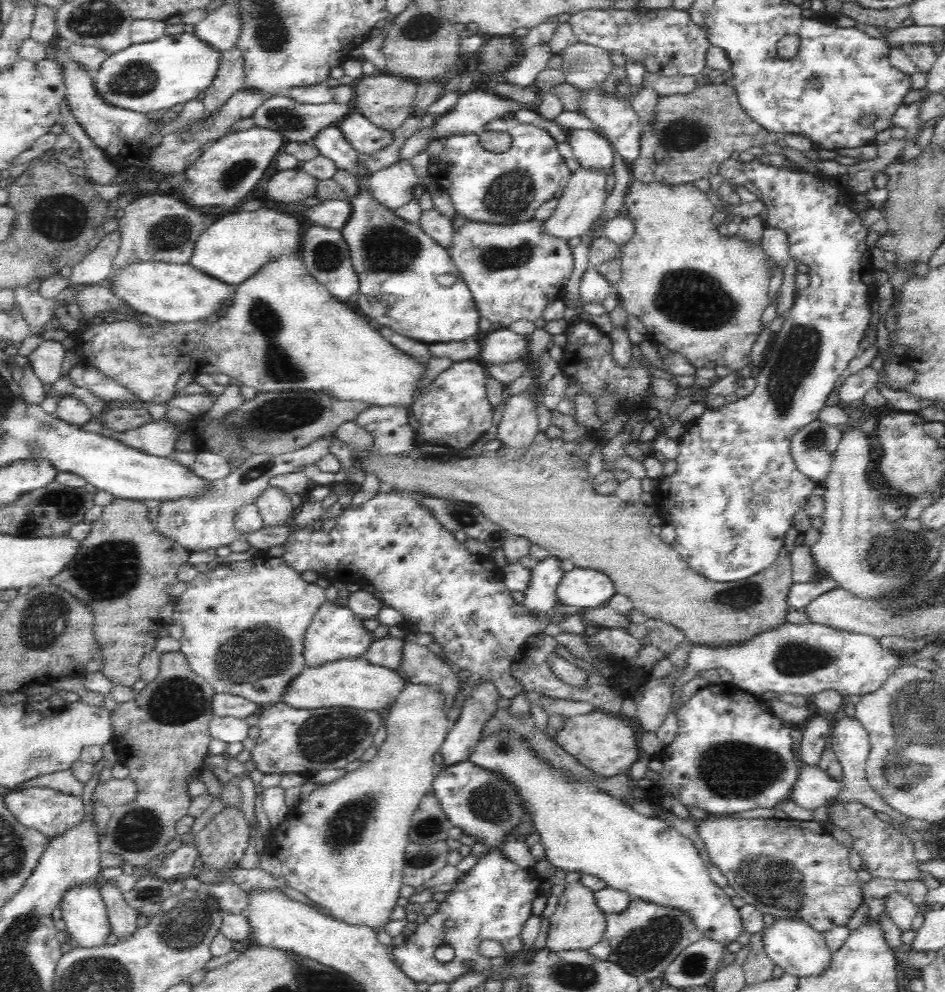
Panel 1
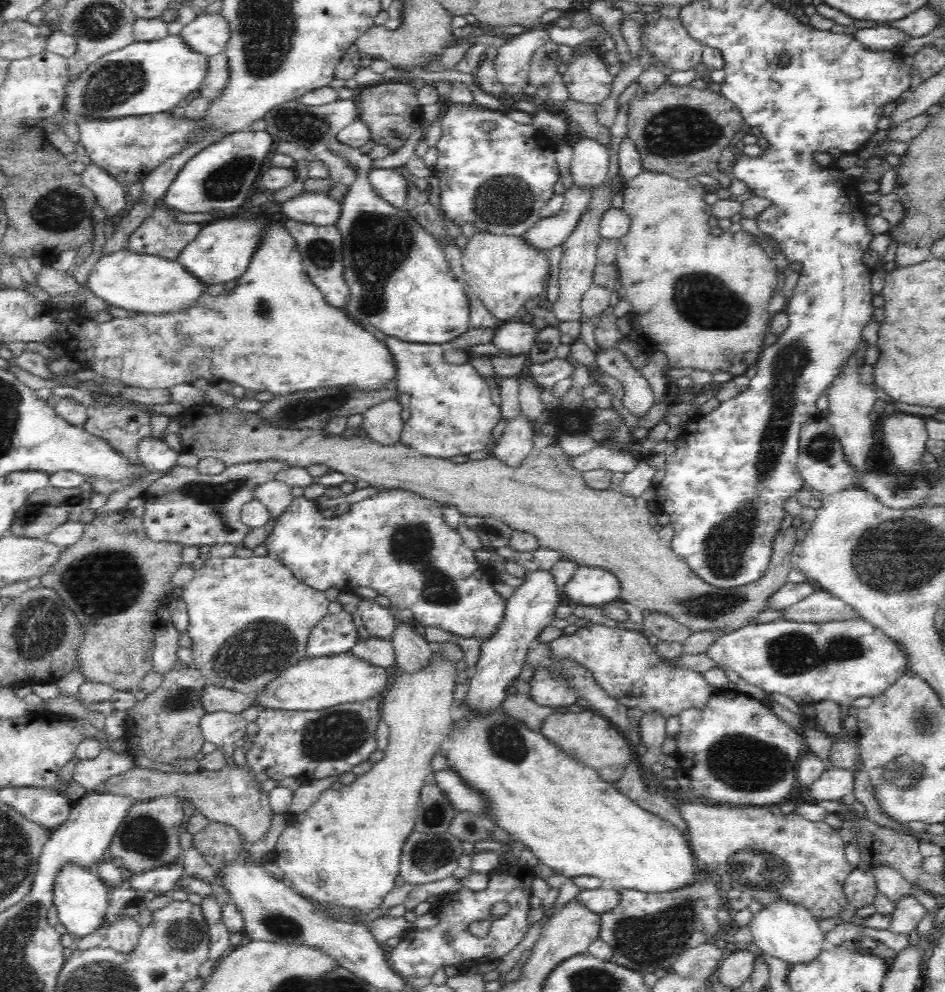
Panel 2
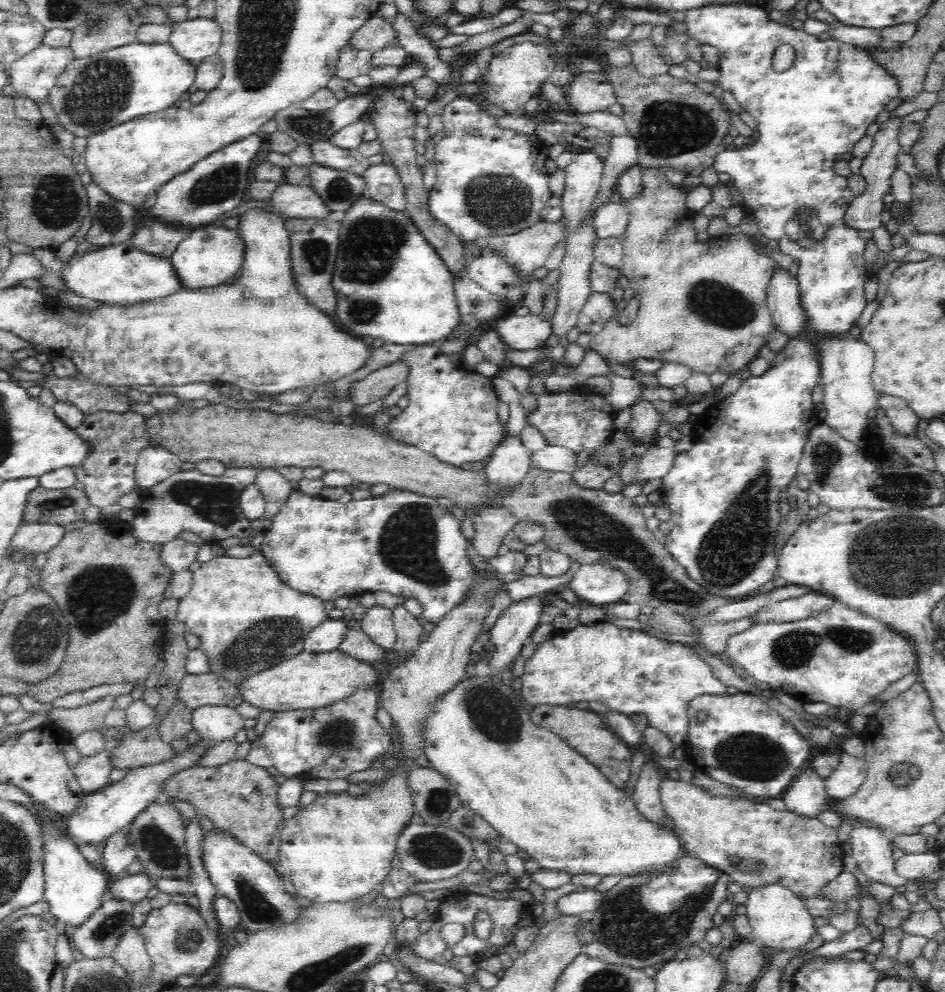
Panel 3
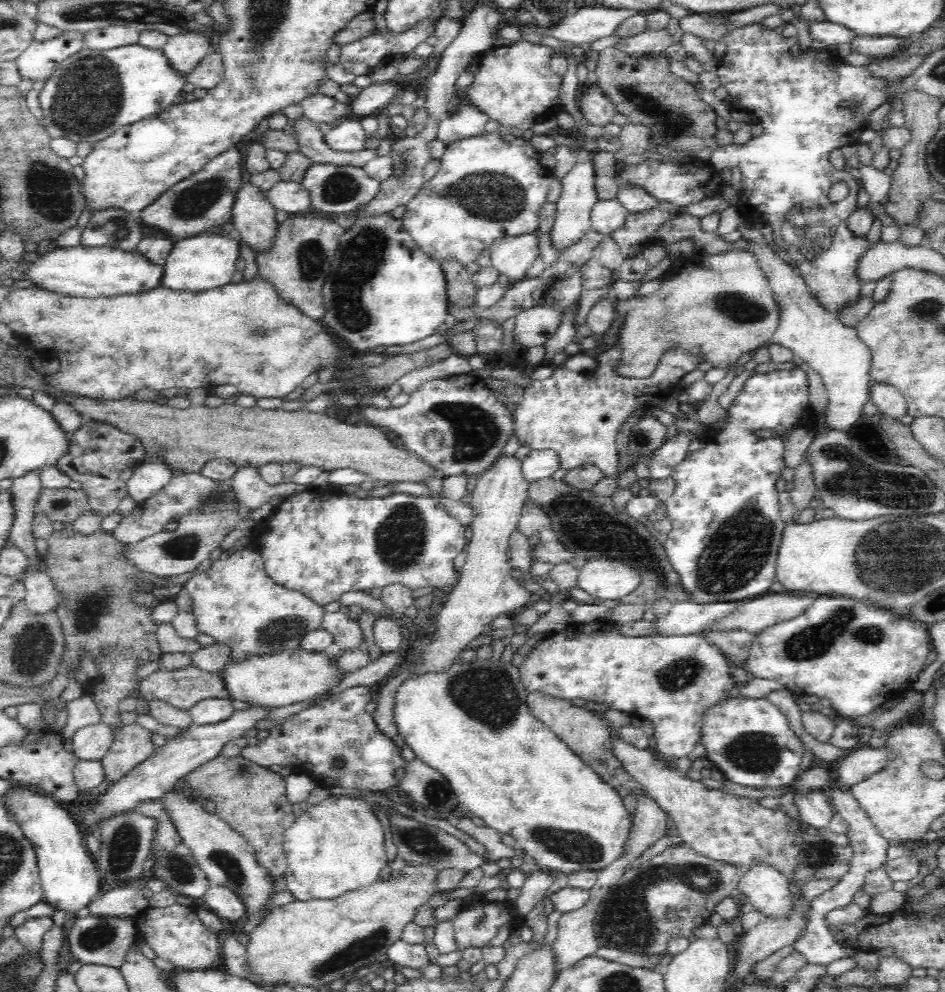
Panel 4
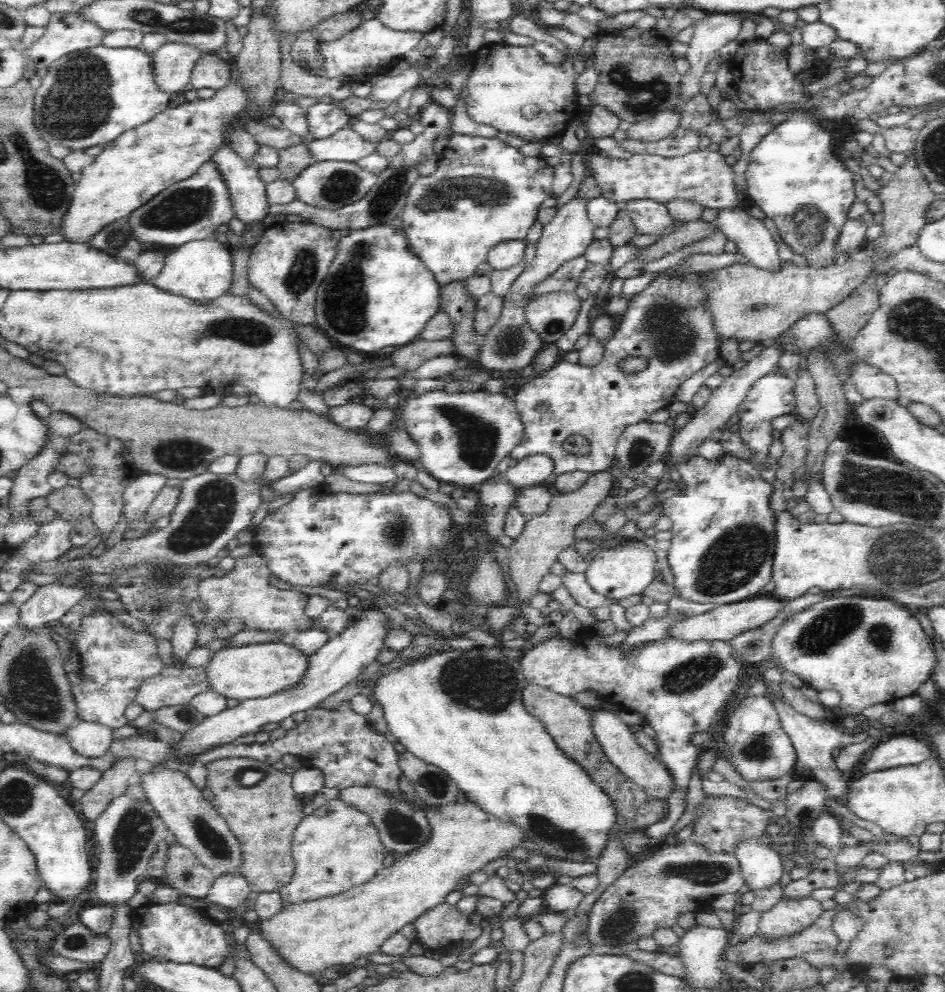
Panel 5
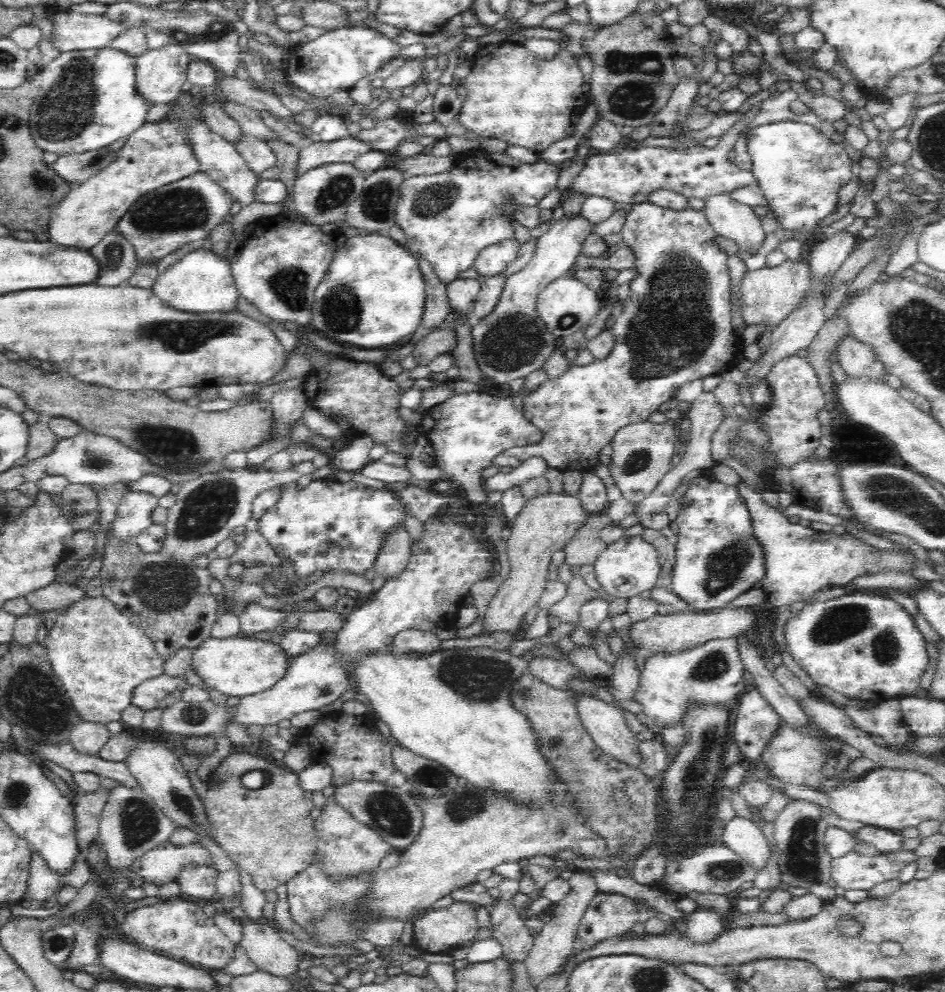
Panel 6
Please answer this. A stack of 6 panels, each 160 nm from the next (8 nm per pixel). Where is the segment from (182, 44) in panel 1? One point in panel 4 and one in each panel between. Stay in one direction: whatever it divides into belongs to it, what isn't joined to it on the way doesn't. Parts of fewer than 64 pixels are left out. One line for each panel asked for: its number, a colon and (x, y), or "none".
2: (144, 78)
3: (99, 92)
4: (90, 95)

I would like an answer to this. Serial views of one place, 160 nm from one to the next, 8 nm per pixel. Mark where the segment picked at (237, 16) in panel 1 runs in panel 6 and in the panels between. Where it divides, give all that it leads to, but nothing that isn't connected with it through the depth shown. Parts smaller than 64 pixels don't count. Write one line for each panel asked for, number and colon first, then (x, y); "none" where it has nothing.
2: (209, 34)
3: (196, 39)
4: (185, 51)
5: (173, 63)
6: (161, 75)

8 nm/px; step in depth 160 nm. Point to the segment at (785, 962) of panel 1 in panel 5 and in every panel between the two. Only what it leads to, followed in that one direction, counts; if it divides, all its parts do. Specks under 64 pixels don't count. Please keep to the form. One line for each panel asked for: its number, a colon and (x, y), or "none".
2: (789, 932)
3: (779, 920)
4: (768, 891)
5: (761, 866)

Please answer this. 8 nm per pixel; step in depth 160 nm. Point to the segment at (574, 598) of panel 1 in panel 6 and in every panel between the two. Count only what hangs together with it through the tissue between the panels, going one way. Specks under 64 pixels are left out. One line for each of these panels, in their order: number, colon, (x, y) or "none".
2: (589, 586)
3: (600, 585)
4: (603, 578)
5: (624, 571)
6: (626, 568)

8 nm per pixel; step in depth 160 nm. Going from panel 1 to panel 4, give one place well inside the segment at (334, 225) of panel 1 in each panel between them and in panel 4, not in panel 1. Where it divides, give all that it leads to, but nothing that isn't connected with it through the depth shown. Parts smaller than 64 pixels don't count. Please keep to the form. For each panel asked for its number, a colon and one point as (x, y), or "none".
2: (319, 209)
3: (292, 201)
4: (292, 197)

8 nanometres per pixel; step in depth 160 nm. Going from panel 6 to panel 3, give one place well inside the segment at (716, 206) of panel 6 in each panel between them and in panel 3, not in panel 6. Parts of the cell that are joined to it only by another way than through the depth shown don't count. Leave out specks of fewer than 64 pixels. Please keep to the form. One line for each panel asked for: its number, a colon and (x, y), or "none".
3: (847, 364)
4: (816, 337)
5: (755, 243)

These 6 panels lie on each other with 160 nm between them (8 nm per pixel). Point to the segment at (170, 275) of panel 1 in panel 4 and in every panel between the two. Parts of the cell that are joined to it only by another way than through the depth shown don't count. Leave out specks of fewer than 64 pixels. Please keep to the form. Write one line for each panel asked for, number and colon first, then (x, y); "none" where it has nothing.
2: (151, 285)
3: (121, 274)
4: (98, 272)

